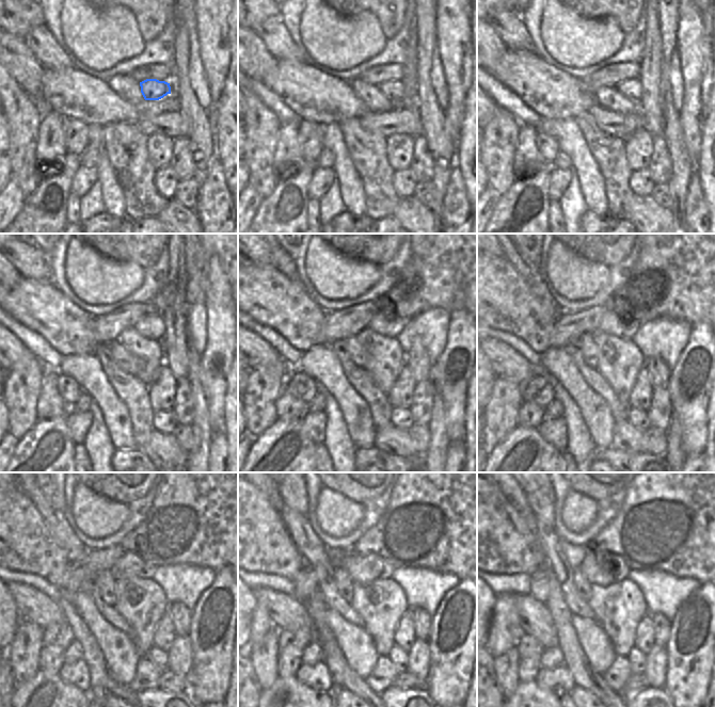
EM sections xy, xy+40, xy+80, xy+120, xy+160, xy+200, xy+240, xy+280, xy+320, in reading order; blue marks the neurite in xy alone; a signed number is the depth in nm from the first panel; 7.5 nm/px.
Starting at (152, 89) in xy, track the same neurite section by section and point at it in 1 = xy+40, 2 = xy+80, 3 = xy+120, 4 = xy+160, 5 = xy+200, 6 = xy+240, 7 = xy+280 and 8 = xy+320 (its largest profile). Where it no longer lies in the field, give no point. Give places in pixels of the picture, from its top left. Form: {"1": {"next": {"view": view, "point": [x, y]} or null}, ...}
{"1": {"next": {"view": "xy+40", "point": [395, 91]}}, "2": {"next": {"view": "xy+80", "point": [632, 89]}}, "3": {"next": {"view": "xy+120", "point": [152, 326]}}, "4": {"next": {"view": "xy+160", "point": [385, 325]}}, "5": {"next": {"view": "xy+200", "point": [612, 323]}}, "6": {"next": {"view": "xy+240", "point": [131, 563]}}, "7": {"next": {"view": "xy+280", "point": [367, 567]}}, "8": {"next": {"view": "xy+320", "point": [599, 571]}}}

